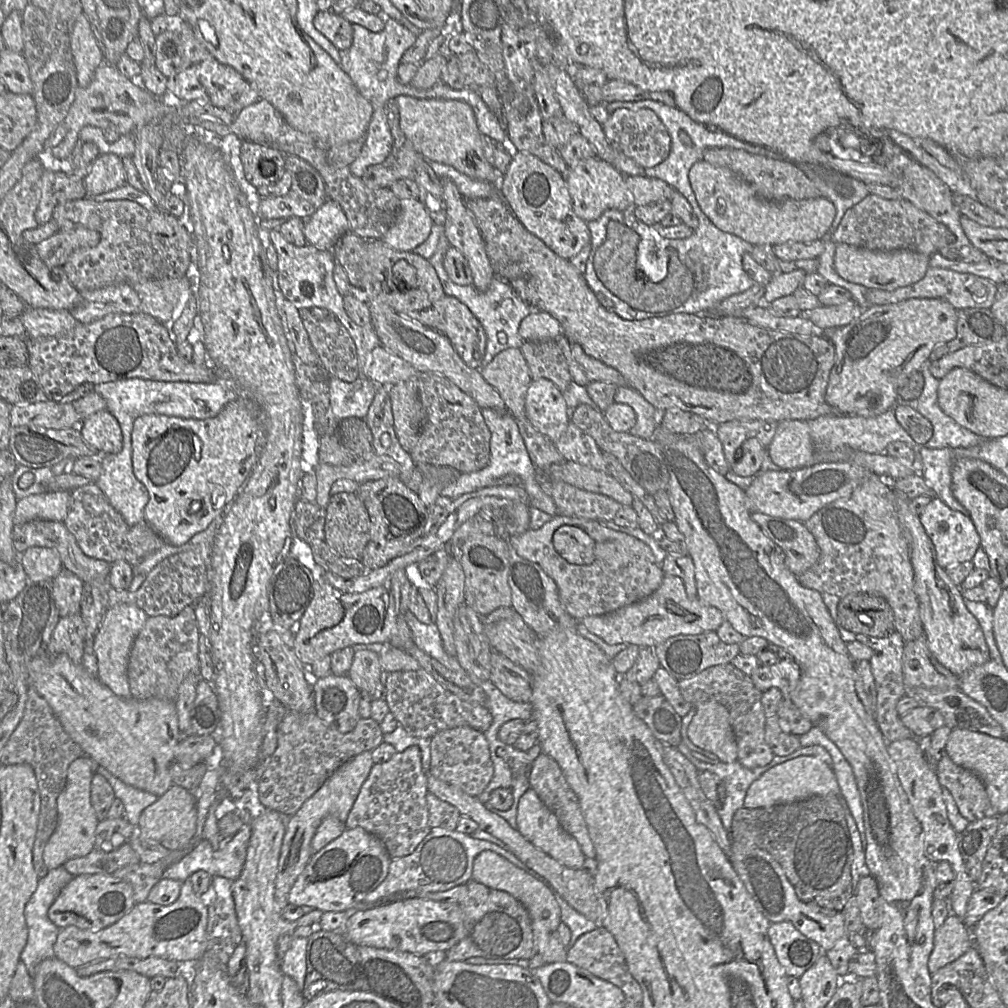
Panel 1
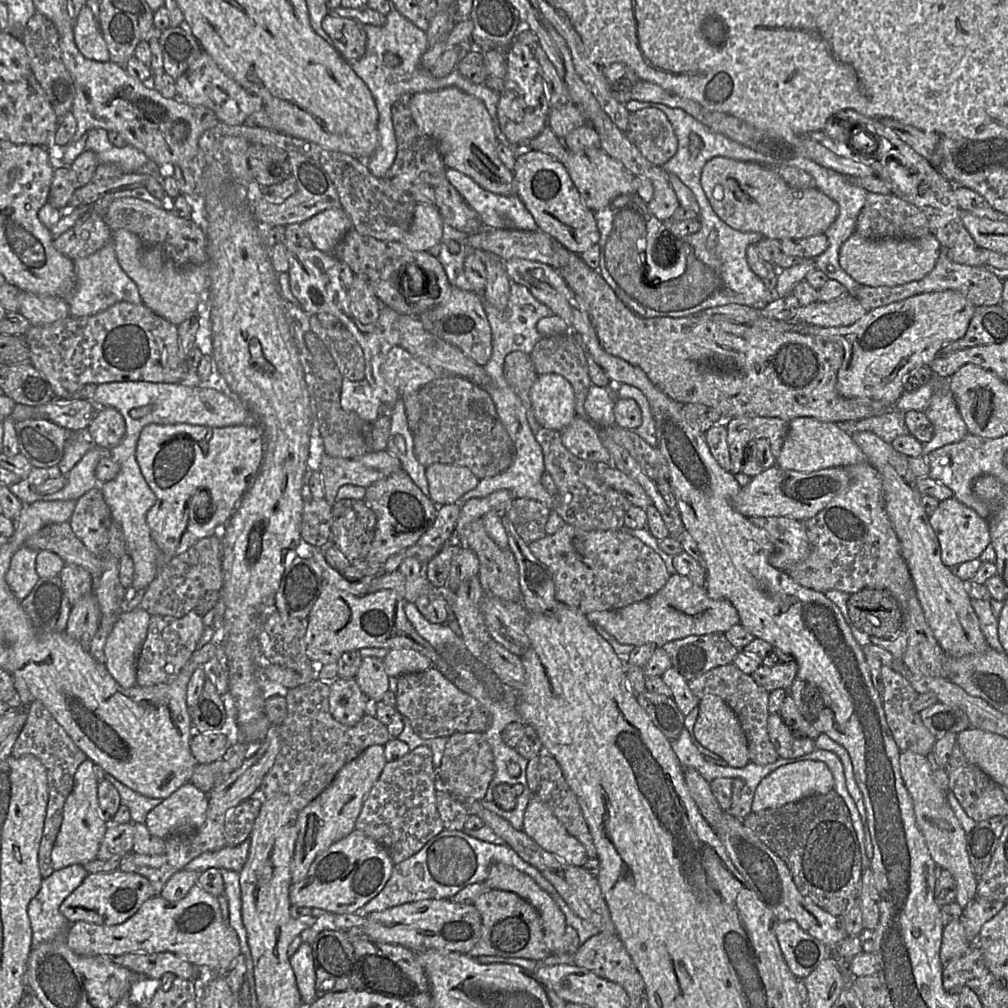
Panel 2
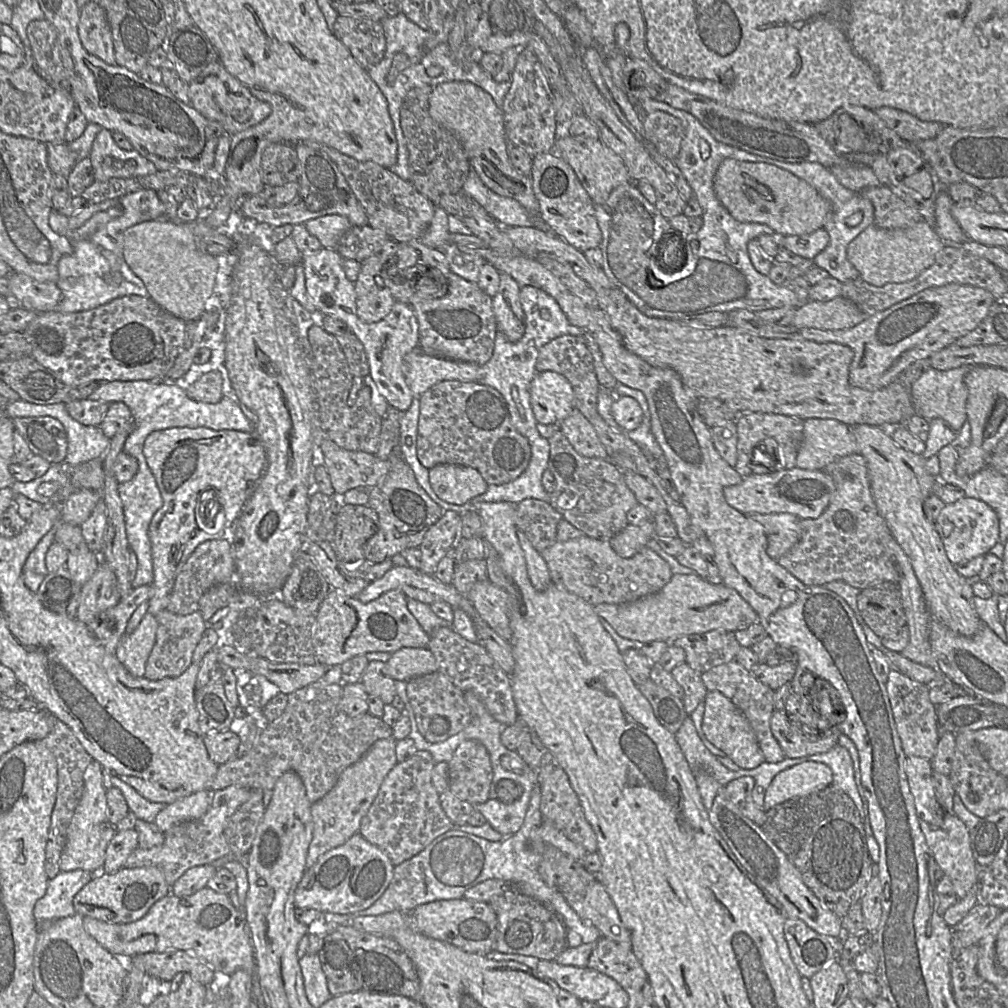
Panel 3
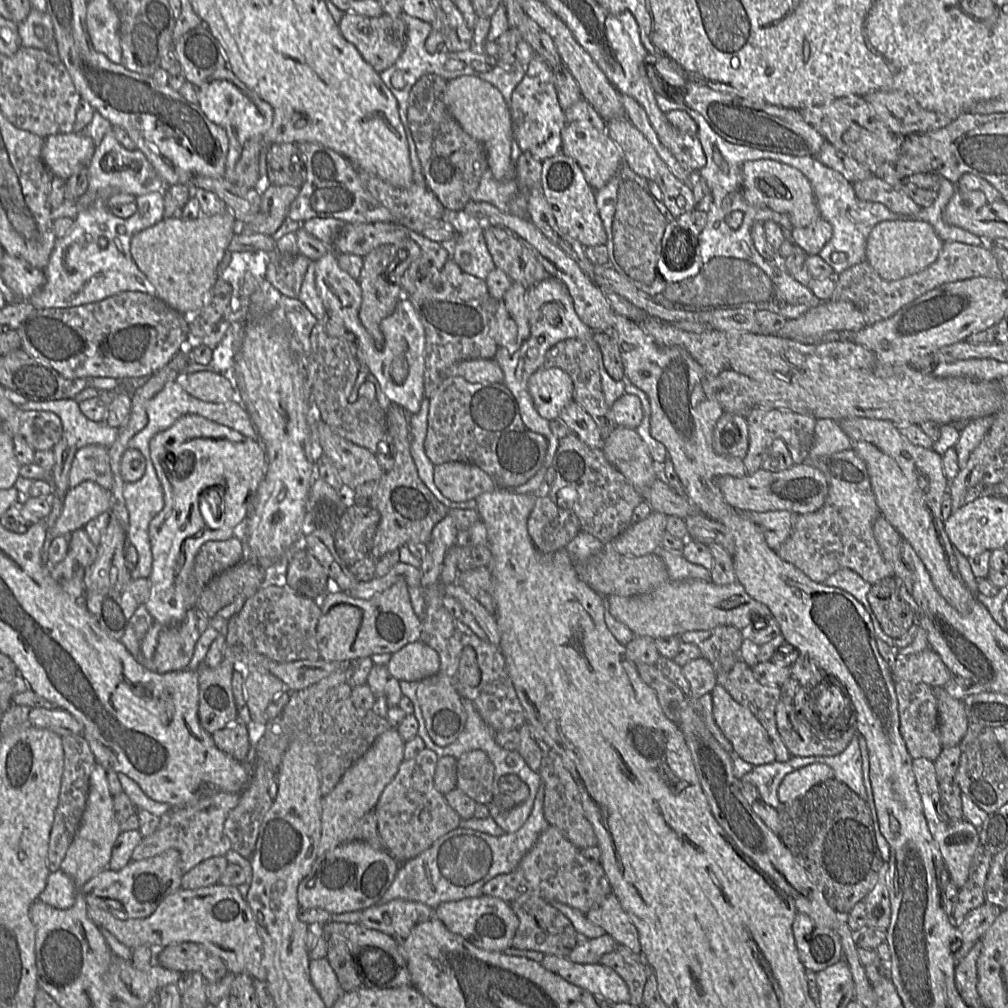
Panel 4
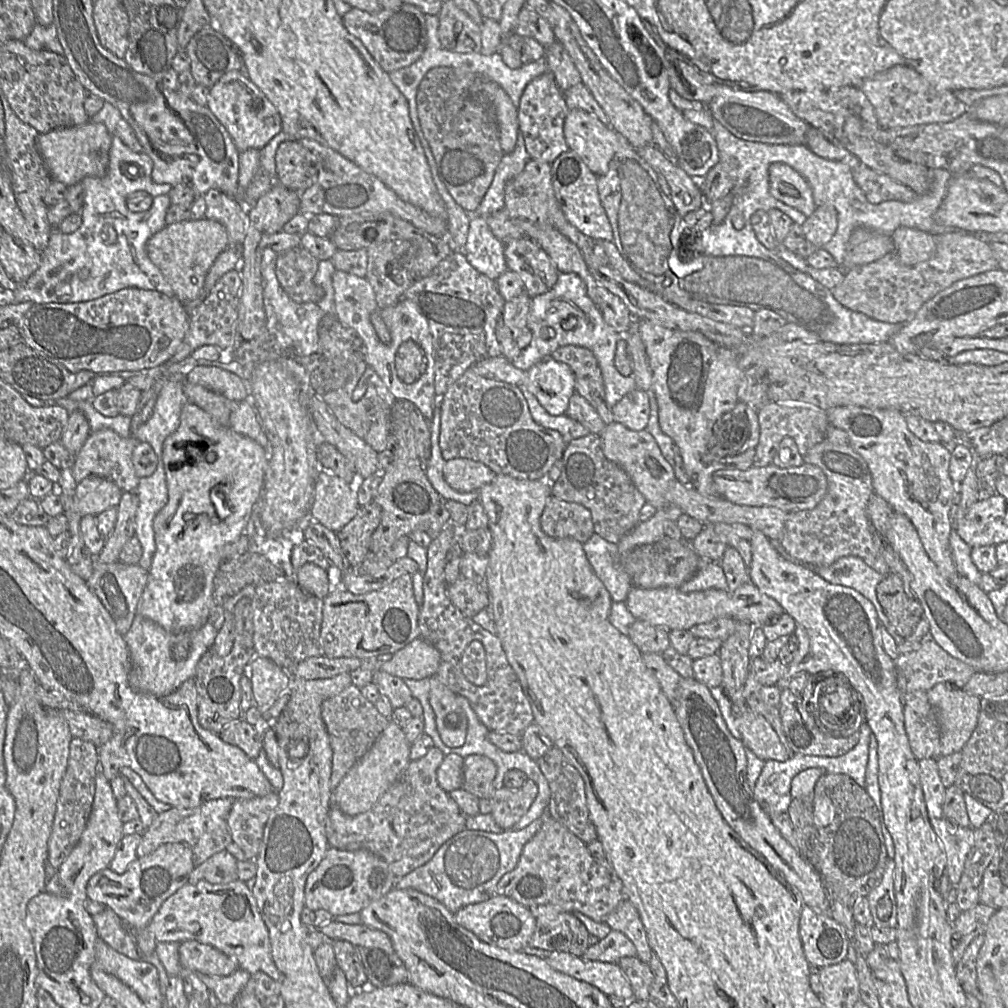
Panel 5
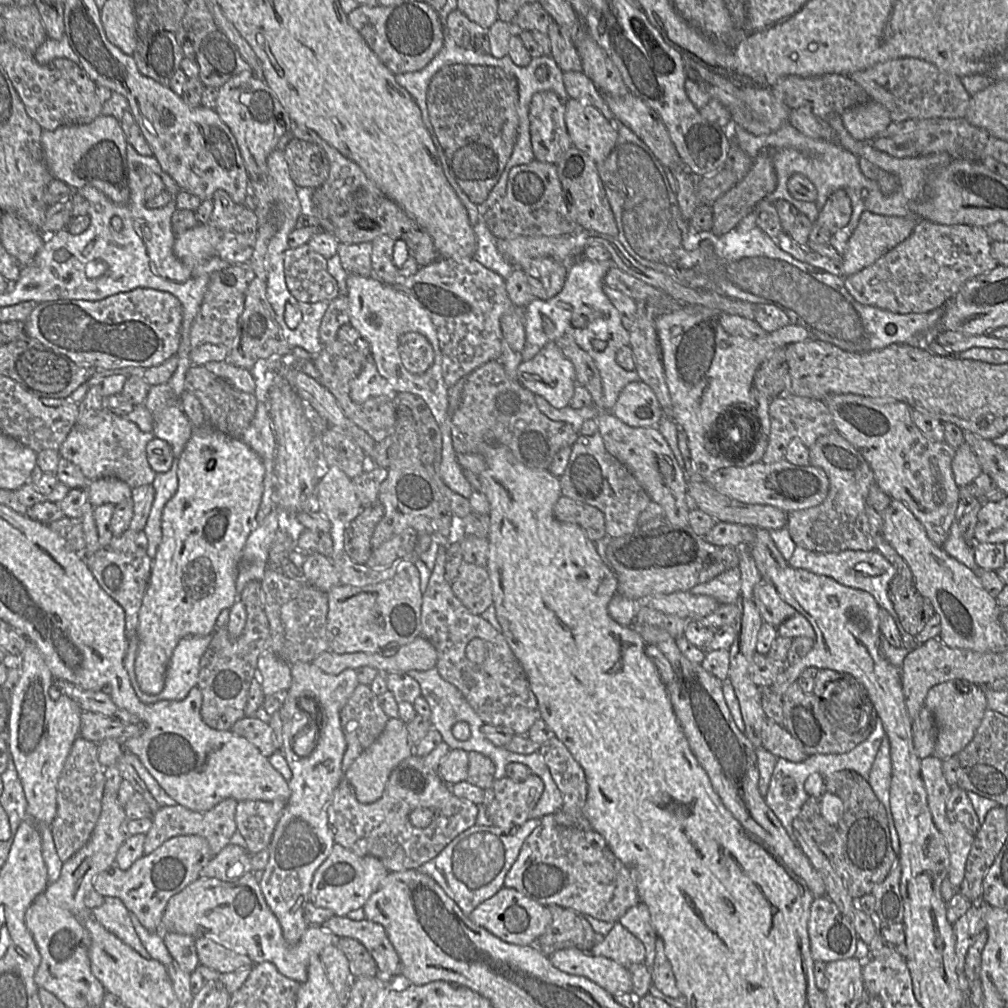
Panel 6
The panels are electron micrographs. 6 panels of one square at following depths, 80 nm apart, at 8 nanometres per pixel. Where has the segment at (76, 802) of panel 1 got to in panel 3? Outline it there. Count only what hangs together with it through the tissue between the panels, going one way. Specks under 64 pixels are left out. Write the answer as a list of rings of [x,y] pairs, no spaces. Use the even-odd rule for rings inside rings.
[[[95,760],[84,772],[84,791],[67,829],[66,844],[59,861],[61,871],[80,869],[96,874],[103,867],[107,846],[117,832],[107,816],[107,788],[103,784],[103,772],[102,765]]]

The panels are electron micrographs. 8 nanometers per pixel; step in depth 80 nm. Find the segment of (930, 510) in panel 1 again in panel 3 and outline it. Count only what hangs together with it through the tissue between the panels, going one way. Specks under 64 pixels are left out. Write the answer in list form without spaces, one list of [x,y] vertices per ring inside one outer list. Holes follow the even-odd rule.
[[[964,497],[946,504],[933,522],[946,555],[954,566],[962,565],[978,556],[985,556],[999,542],[998,516],[993,508],[979,499]]]

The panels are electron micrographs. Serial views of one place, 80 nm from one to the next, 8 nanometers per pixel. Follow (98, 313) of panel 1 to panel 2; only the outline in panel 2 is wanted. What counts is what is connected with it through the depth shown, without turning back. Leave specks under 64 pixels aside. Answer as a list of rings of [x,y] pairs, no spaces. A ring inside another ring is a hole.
[[[113,237],[103,248],[74,261],[73,265],[75,289],[68,300],[70,316],[94,315],[121,301],[133,304],[142,303],[136,284],[126,275],[117,260]]]

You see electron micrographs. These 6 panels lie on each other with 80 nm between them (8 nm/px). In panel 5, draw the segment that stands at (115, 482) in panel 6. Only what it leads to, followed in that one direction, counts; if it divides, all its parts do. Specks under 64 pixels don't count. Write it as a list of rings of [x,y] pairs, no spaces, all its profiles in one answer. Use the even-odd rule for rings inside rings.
[[[88,476],[75,488],[74,503],[82,517],[97,516],[107,509],[117,507],[122,494],[123,491],[111,480]]]

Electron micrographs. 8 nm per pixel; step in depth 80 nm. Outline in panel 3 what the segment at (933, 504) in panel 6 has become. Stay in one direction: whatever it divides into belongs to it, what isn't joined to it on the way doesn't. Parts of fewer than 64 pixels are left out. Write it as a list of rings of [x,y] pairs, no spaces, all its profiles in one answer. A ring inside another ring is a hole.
[[[859,424],[851,426],[850,430],[857,443],[858,453],[867,462],[870,488],[878,512],[886,521],[894,539],[909,558],[921,586],[930,616],[959,635],[974,636],[983,623],[979,619],[973,603],[972,581],[961,576],[956,567],[950,562],[934,522],[926,516],[923,508],[924,501],[932,495],[937,477],[929,474],[925,469],[926,459],[922,454],[907,451],[894,442],[890,428]]]

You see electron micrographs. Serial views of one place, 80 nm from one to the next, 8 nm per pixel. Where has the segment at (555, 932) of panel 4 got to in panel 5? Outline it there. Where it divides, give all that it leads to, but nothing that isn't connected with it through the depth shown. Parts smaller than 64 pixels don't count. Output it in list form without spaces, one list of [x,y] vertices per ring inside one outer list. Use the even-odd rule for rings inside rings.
[[[533,905],[528,908],[536,922],[528,946],[582,956],[591,945],[591,935],[573,913],[553,905]]]

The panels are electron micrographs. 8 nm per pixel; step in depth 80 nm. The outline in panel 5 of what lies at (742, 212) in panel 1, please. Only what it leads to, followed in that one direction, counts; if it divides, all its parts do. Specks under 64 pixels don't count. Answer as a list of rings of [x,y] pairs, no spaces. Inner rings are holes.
[[[773,163],[768,168],[770,194],[782,203],[810,217],[816,209],[812,189],[793,168],[783,163]]]

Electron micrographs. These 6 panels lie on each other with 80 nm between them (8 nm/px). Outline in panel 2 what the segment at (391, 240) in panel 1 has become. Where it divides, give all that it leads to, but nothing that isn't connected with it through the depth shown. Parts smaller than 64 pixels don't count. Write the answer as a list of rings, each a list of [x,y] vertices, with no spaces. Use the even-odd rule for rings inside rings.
[[[417,203],[412,223],[400,243],[411,251],[429,251],[442,242],[443,219],[433,204]]]

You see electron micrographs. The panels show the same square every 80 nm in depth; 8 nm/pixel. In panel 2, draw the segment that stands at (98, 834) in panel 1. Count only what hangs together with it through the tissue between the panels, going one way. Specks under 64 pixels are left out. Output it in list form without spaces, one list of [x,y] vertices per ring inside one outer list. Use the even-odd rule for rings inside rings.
[[[134,823],[109,825],[101,842],[97,858],[106,861],[113,856],[125,856],[132,851],[134,842]]]

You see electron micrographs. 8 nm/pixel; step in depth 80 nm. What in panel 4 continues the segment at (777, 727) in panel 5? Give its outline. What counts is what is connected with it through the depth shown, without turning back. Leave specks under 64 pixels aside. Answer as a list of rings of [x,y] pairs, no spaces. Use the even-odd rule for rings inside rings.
[[[738,659],[730,671],[717,670],[717,684],[723,686],[732,698],[748,708],[767,731],[777,762],[788,761],[792,756],[778,730],[775,710],[780,701],[780,686],[761,684],[744,661]]]

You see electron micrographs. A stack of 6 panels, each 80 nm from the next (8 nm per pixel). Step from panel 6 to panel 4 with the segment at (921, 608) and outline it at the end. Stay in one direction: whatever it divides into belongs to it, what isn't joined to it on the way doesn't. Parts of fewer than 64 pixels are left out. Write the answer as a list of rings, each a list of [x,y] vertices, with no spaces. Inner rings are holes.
[[[894,576],[874,583],[867,600],[884,633],[893,639],[904,636],[916,622],[916,614],[901,598]]]

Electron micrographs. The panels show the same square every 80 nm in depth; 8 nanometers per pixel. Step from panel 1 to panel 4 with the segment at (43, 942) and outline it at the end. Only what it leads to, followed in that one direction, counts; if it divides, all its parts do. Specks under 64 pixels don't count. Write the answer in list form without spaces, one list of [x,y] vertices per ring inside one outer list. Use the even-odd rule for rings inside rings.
[[[60,869],[49,872],[44,891],[38,899],[57,909],[68,909],[75,903],[77,889],[72,879]]]

